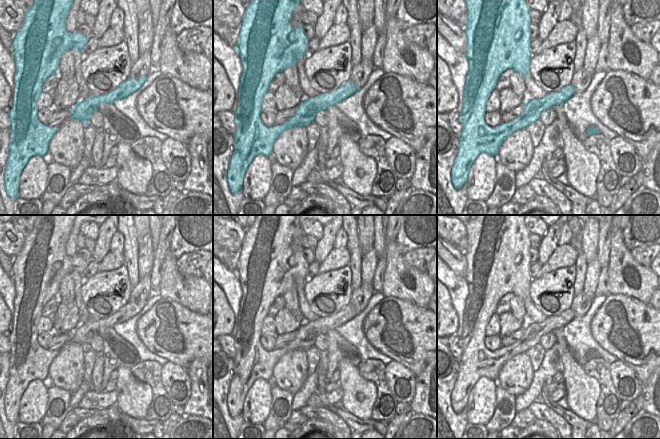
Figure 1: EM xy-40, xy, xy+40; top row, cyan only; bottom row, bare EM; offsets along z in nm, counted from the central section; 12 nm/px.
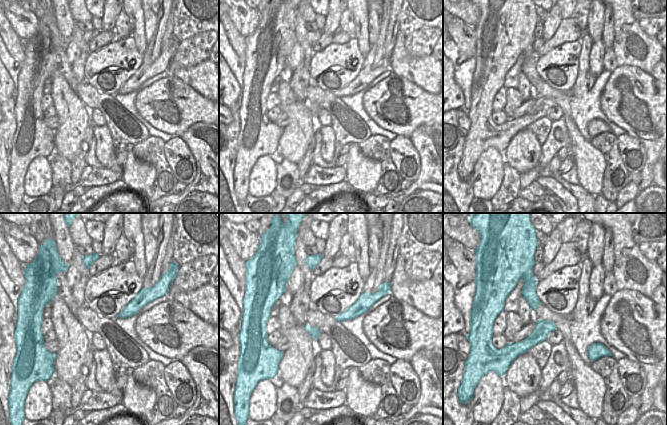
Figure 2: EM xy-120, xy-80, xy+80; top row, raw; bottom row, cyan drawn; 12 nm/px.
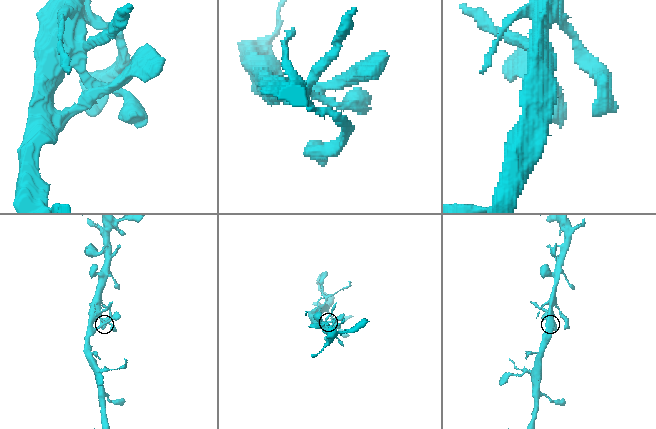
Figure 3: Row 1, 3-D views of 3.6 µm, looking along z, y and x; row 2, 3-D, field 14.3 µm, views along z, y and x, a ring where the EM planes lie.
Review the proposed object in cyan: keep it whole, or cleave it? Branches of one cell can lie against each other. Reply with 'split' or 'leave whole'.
leave whole

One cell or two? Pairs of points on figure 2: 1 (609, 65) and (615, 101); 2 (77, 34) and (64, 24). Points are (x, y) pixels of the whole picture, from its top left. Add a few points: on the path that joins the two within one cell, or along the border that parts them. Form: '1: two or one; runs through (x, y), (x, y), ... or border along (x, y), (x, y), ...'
1: two; border along (617, 66), (611, 72)
2: two; border along (75, 22), (70, 37)

